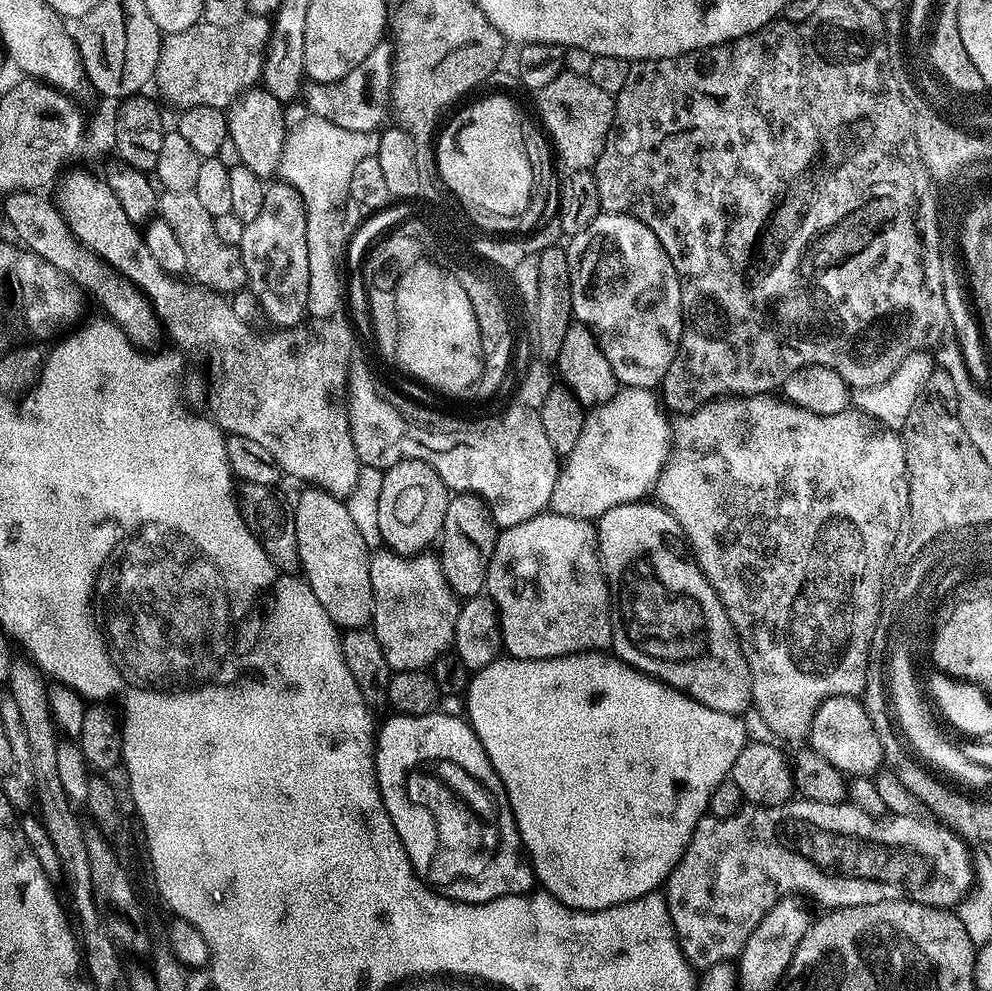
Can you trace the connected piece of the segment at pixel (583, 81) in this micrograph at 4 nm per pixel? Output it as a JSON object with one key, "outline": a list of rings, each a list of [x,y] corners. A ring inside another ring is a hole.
{"outline":[[[567,70],[561,72],[550,86],[541,88],[541,107],[544,118],[552,128],[548,139],[556,156],[563,156],[571,165],[568,172],[587,172],[595,169],[598,158],[602,154],[602,146],[606,146],[606,138],[610,134],[610,126],[614,122],[616,101],[606,90],[594,86],[587,76],[579,76]]]}

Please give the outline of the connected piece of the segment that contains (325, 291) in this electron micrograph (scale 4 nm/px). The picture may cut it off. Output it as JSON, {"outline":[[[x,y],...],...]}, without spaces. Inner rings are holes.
{"outline":[[[309,115],[308,120],[304,120],[296,129],[289,131],[284,138],[284,145],[282,146],[282,158],[280,159],[280,170],[278,173],[279,179],[283,183],[288,184],[300,196],[304,206],[304,218],[306,220],[306,250],[310,254],[310,286],[308,287],[308,312],[313,317],[330,316],[335,317],[336,312],[340,308],[340,299],[343,298],[344,292],[340,289],[340,264],[342,268],[342,261],[346,256],[346,249],[349,244],[350,228],[344,225],[344,207],[349,207],[350,201],[348,198],[348,187],[350,186],[350,177],[354,175],[354,169],[358,167],[358,162],[362,162],[362,158],[370,158],[376,155],[378,150],[378,142],[380,141],[380,132],[363,132],[362,130],[346,130],[342,126],[334,126],[334,122],[326,122],[322,118]]]}

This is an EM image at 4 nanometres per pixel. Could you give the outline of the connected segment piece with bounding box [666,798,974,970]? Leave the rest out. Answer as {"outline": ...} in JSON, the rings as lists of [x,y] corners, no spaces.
{"outline":[[[803,798],[789,799],[787,804],[742,806],[726,818],[704,815],[666,881],[668,913],[685,958],[696,970],[735,961],[746,938],[754,934],[754,926],[784,896],[812,896],[824,910],[887,900],[913,900],[931,908],[955,909],[974,884],[969,845],[949,828],[918,817],[884,814],[877,818],[849,802],[827,804]]]}

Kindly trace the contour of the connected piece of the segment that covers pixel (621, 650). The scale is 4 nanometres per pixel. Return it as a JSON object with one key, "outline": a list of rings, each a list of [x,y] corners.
{"outline":[[[648,503],[614,506],[595,521],[600,569],[608,583],[612,613],[611,651],[631,668],[684,692],[702,702],[702,706],[710,706],[710,710],[724,712],[728,716],[740,716],[747,708],[753,707],[752,675],[740,639],[736,637],[718,594],[695,559],[688,557],[690,549],[680,533],[680,523],[659,503]]]}

